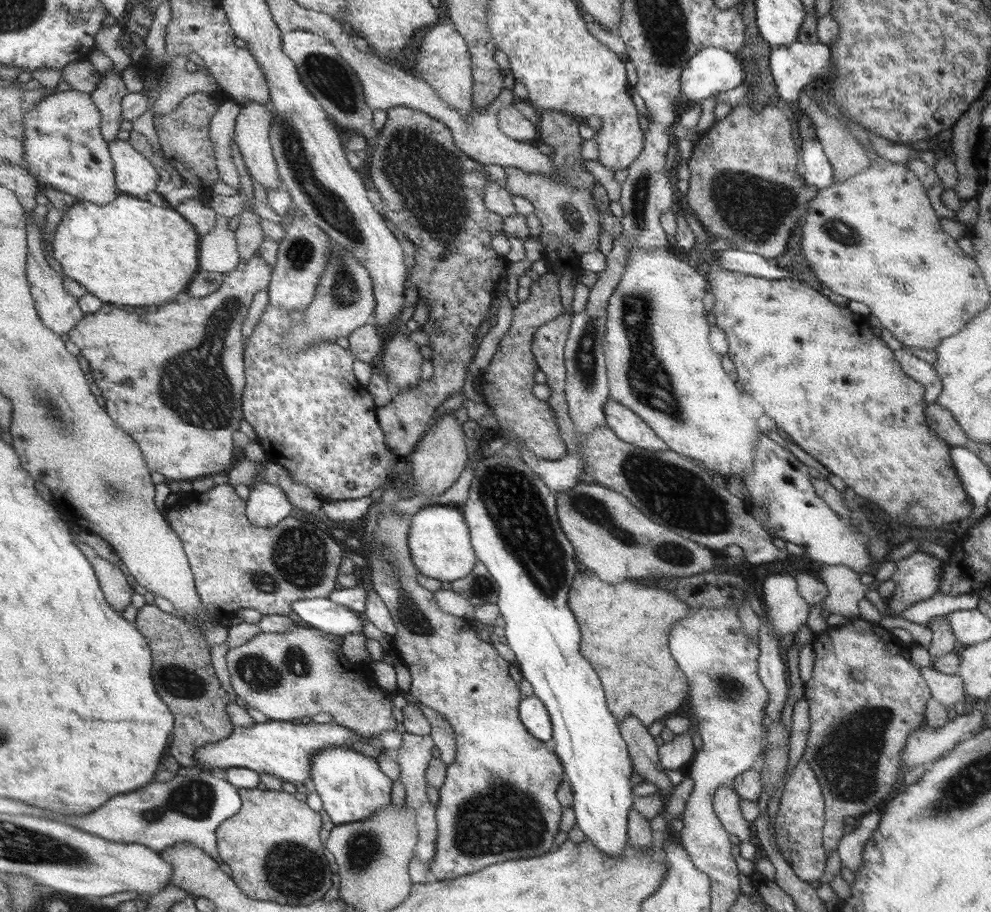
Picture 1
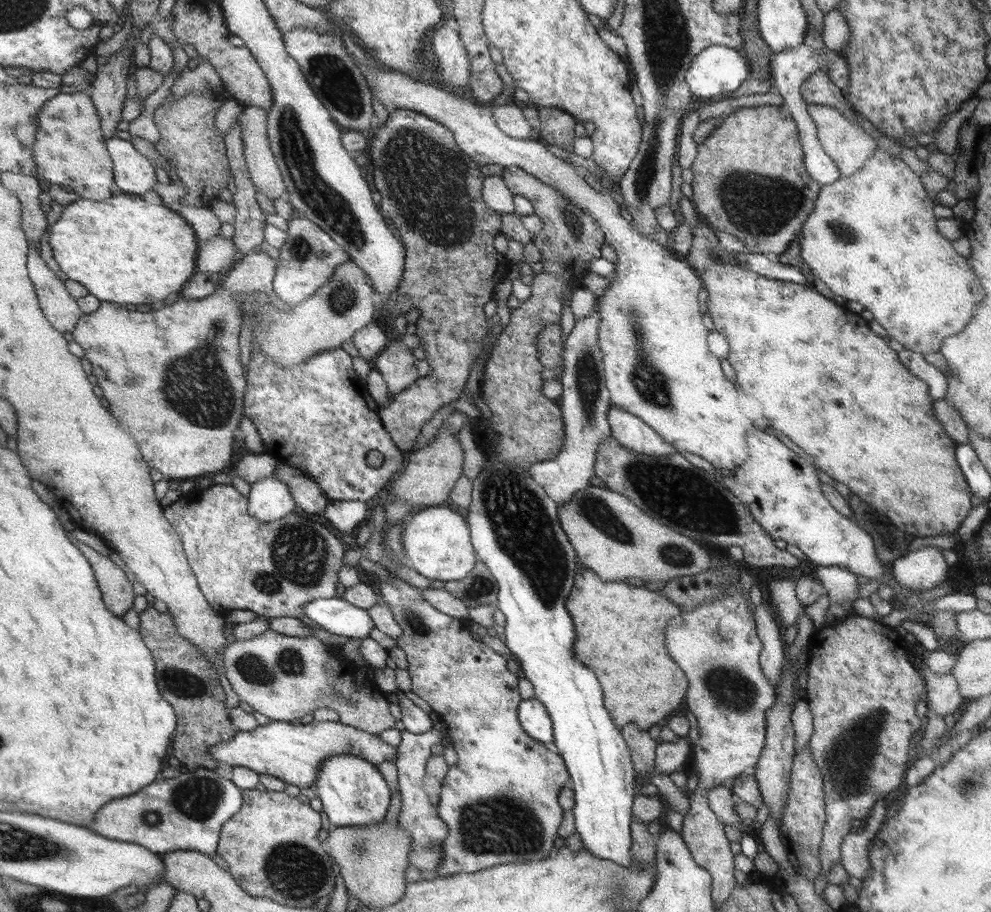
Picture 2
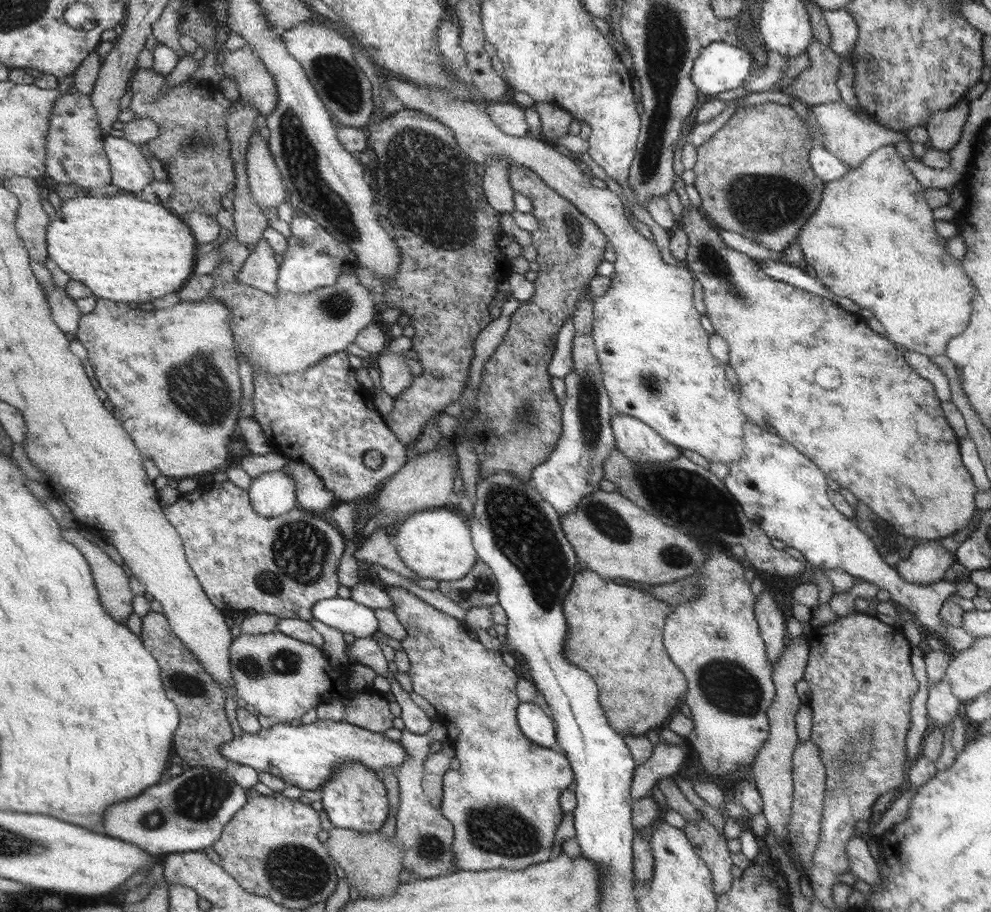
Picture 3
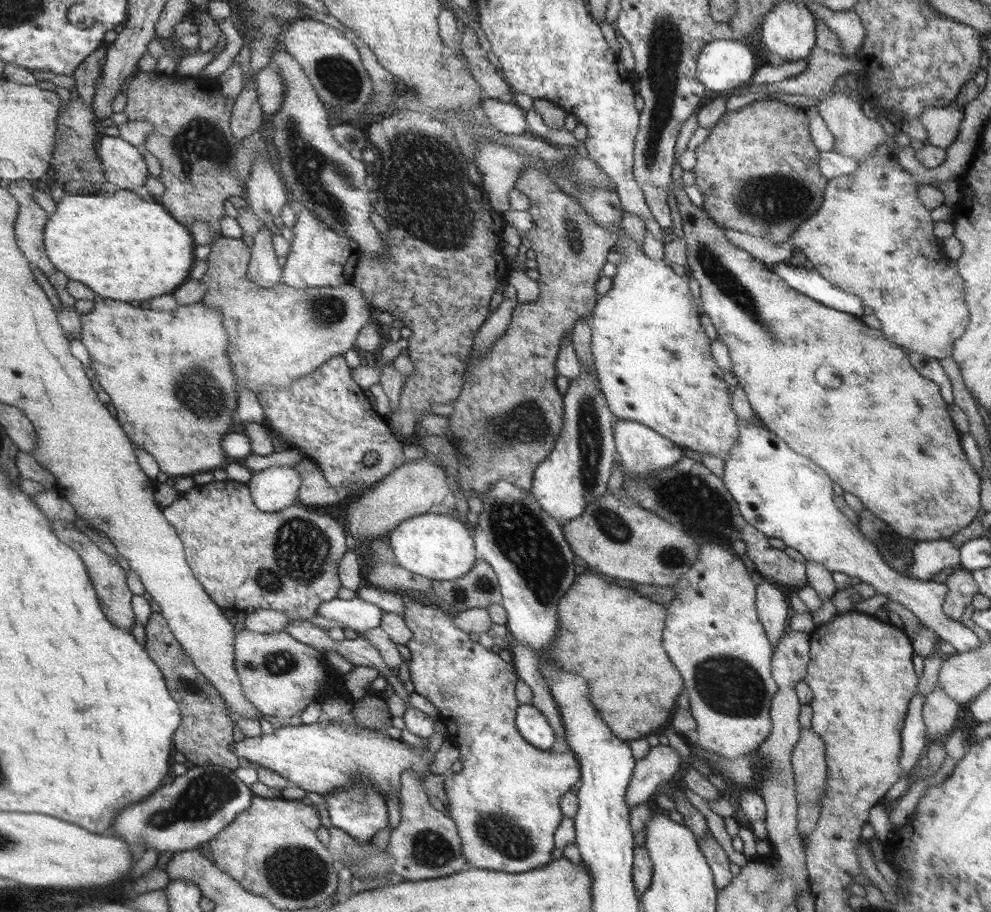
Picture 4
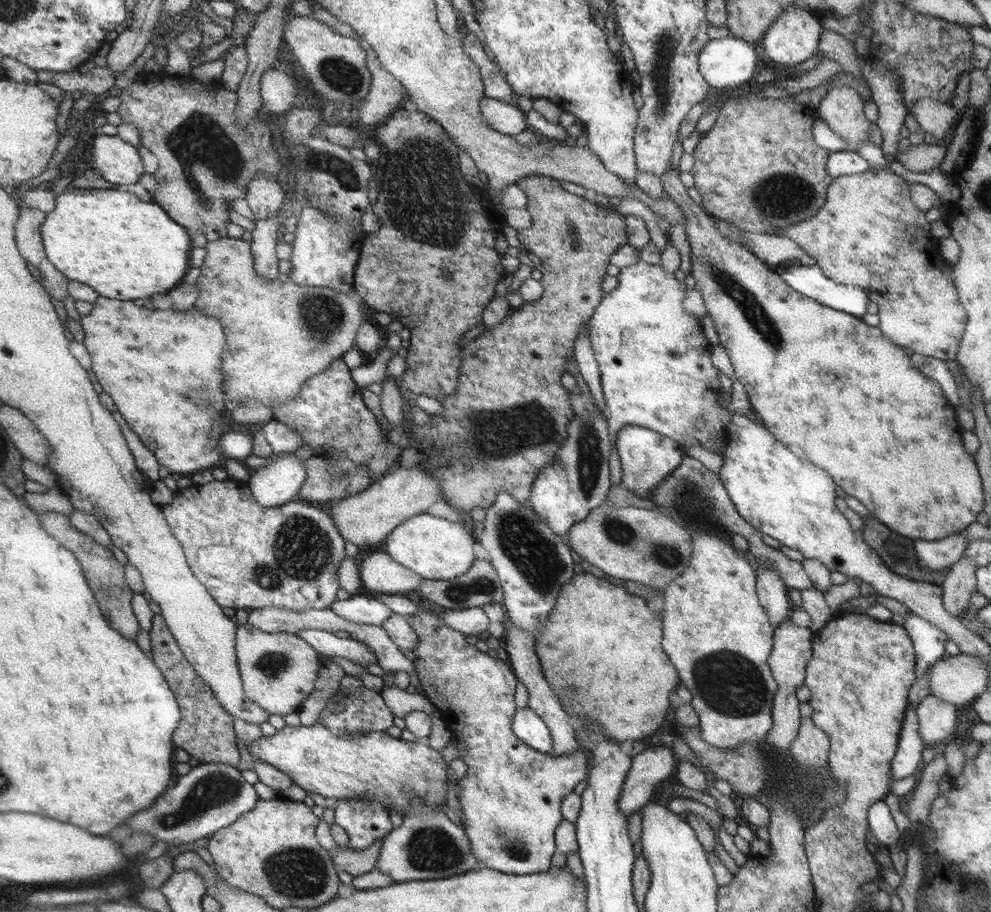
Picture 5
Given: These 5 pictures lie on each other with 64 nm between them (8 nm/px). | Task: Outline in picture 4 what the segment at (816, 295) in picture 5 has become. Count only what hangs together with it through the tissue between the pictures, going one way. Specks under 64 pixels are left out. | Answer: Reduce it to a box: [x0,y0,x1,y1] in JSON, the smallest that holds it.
[770,262,863,317]

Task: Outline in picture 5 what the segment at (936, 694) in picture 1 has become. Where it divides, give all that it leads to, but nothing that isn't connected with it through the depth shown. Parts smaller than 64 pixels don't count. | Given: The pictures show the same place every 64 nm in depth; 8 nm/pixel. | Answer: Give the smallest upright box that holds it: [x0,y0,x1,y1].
[914,694,955,746]

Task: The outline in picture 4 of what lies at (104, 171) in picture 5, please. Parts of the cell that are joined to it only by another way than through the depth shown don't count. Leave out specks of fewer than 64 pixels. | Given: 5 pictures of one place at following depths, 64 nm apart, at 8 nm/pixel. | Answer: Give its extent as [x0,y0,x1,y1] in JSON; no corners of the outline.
[45,135,193,303]

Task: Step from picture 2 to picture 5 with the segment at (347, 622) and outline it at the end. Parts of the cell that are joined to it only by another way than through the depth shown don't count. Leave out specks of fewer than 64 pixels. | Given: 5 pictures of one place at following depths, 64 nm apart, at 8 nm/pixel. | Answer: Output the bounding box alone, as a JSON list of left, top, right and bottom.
[328,593,392,627]

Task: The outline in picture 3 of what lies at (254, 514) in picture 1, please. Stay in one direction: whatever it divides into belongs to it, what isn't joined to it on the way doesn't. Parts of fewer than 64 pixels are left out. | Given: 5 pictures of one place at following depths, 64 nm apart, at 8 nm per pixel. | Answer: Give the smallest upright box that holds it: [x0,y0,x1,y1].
[248,469,297,517]

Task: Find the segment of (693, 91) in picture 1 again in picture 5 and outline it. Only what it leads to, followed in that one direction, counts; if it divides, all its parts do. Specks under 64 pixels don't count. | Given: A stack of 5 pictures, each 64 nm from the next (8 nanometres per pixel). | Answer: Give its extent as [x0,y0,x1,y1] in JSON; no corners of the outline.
[699,36,755,88]

